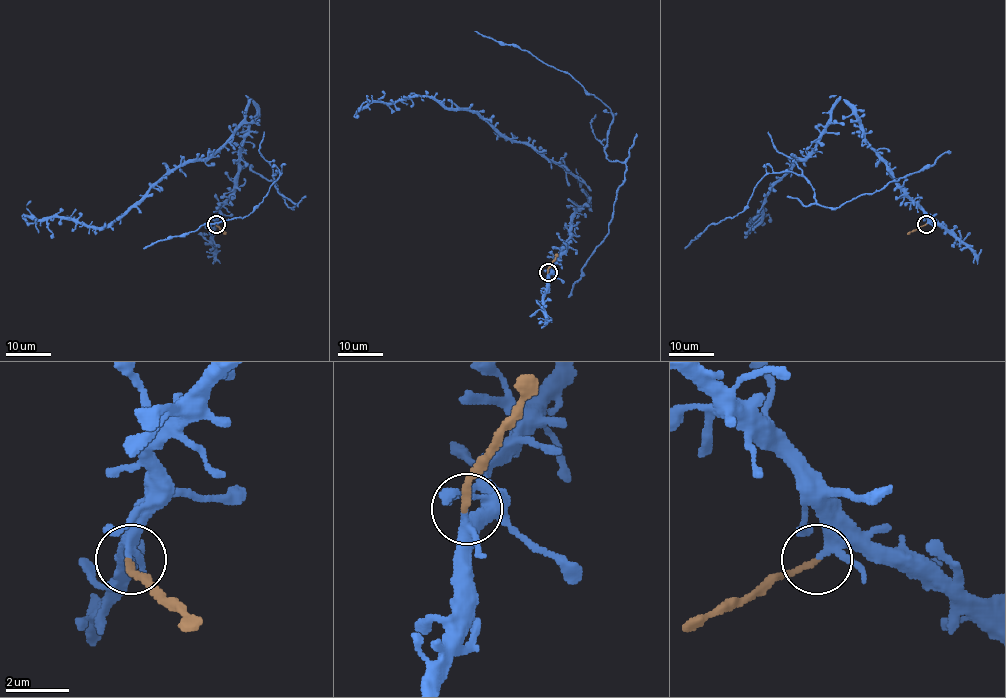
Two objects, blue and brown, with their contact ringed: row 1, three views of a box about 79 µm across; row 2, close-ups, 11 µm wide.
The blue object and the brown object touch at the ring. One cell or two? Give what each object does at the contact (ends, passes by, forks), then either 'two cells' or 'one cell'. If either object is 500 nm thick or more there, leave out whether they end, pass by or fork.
blue passes by; brown ends; two cells

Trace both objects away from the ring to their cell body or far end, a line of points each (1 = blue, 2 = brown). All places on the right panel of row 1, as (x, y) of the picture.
1: (926, 224), (840, 99), (816, 146), (773, 186), (763, 217), (749, 226), (768, 215), (769, 222)
2: (926, 224), (907, 232)

